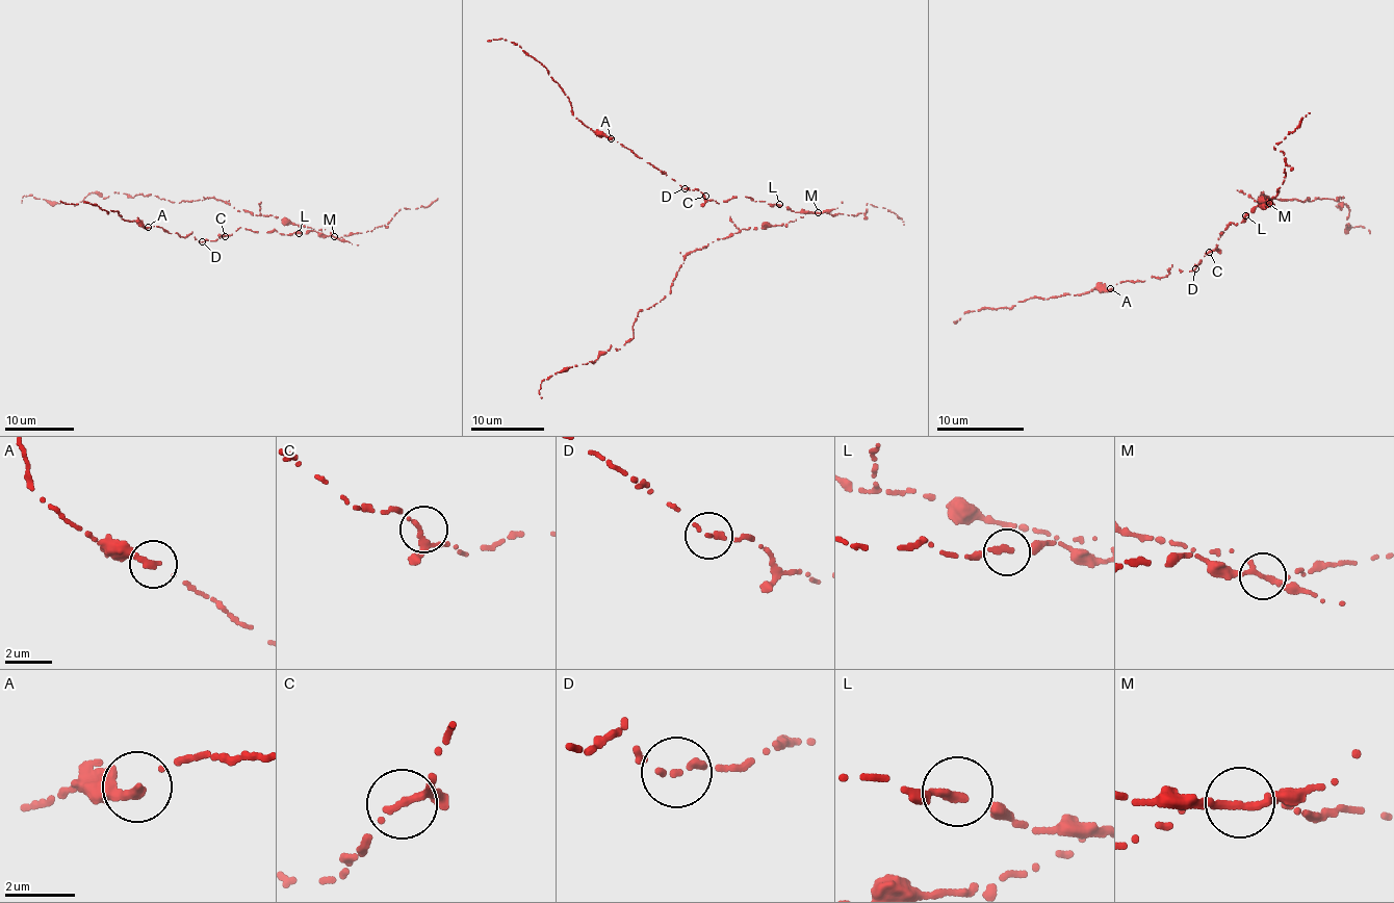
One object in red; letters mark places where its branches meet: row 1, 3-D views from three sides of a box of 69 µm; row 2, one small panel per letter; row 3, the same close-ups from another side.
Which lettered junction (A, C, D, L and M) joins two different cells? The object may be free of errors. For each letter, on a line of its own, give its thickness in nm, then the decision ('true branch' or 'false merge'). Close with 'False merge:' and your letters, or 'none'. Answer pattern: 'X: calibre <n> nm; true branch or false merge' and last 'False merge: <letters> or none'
A: calibre 320 nm; true branch
C: calibre 220 nm; true branch
D: calibre 200 nm; true branch
L: calibre 200 nm; true branch
M: calibre 240 nm; false merge
False merge: M

